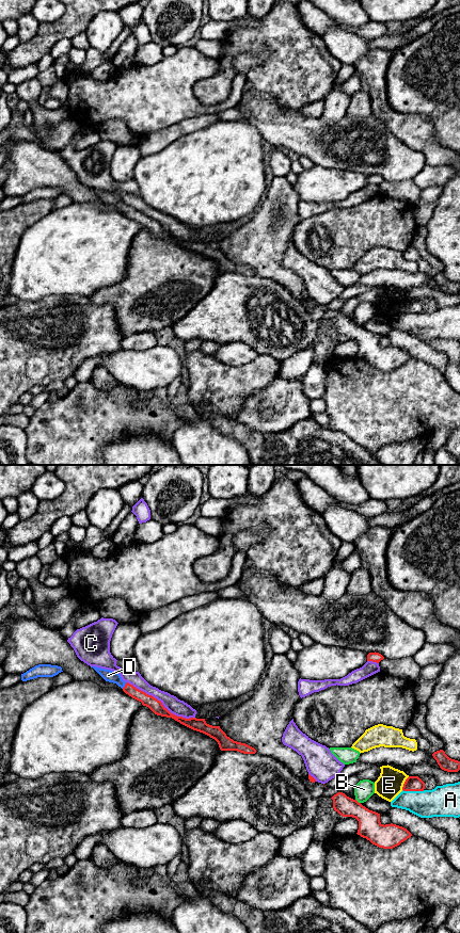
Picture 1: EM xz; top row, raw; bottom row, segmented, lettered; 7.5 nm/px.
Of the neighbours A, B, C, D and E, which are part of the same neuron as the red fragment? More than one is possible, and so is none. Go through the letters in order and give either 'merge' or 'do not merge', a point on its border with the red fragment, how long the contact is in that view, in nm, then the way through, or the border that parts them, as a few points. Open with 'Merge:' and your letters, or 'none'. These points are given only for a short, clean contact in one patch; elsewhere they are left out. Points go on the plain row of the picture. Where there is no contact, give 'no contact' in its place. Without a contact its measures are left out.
Merge: D
A: do not merge | xz (413, 312) | 170 nm
B: do not merge | xz (357, 323) | 50 nm | along xz (355, 321), (360, 325)
C: do not merge | xz (160, 224) | 600 nm
D: merge | xz (125, 208) | 60 nm | across xz (148, 223), (125, 208), (116, 200), (108, 197)
E: do not merge | xz (405, 305) | 120 nm

